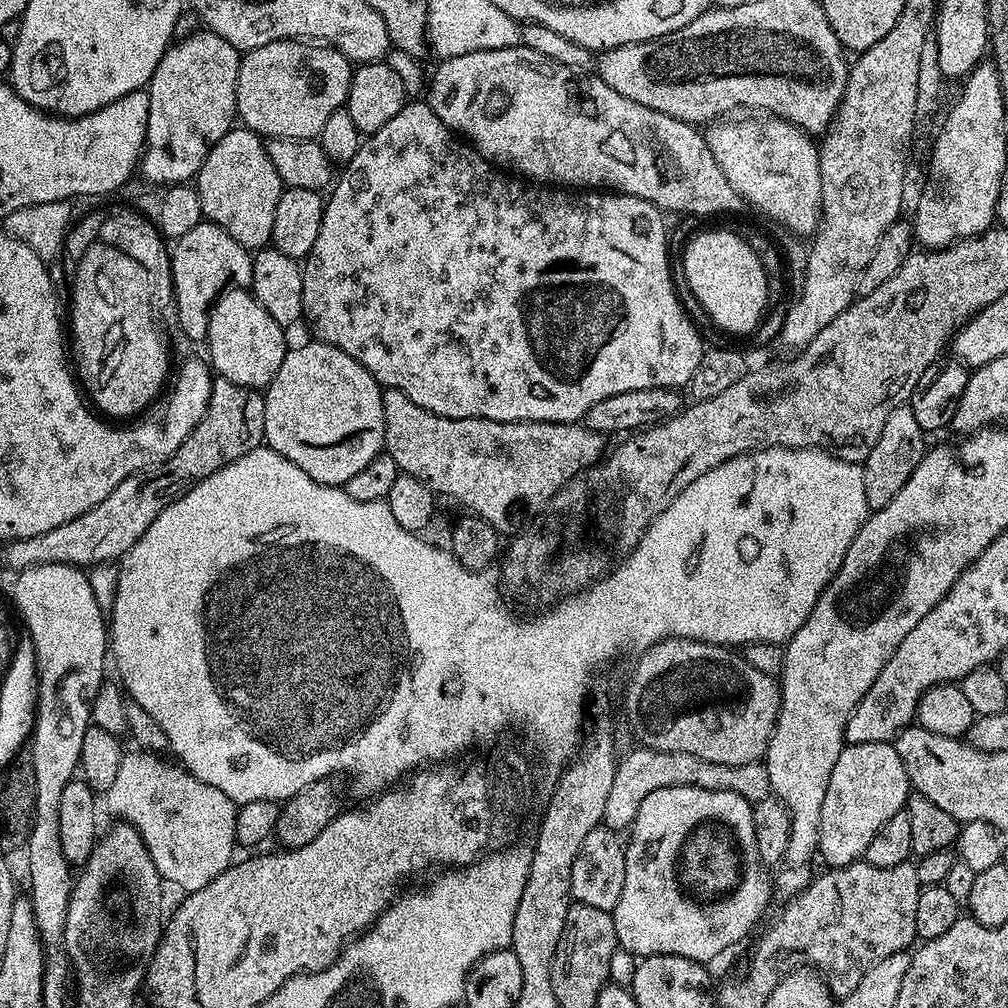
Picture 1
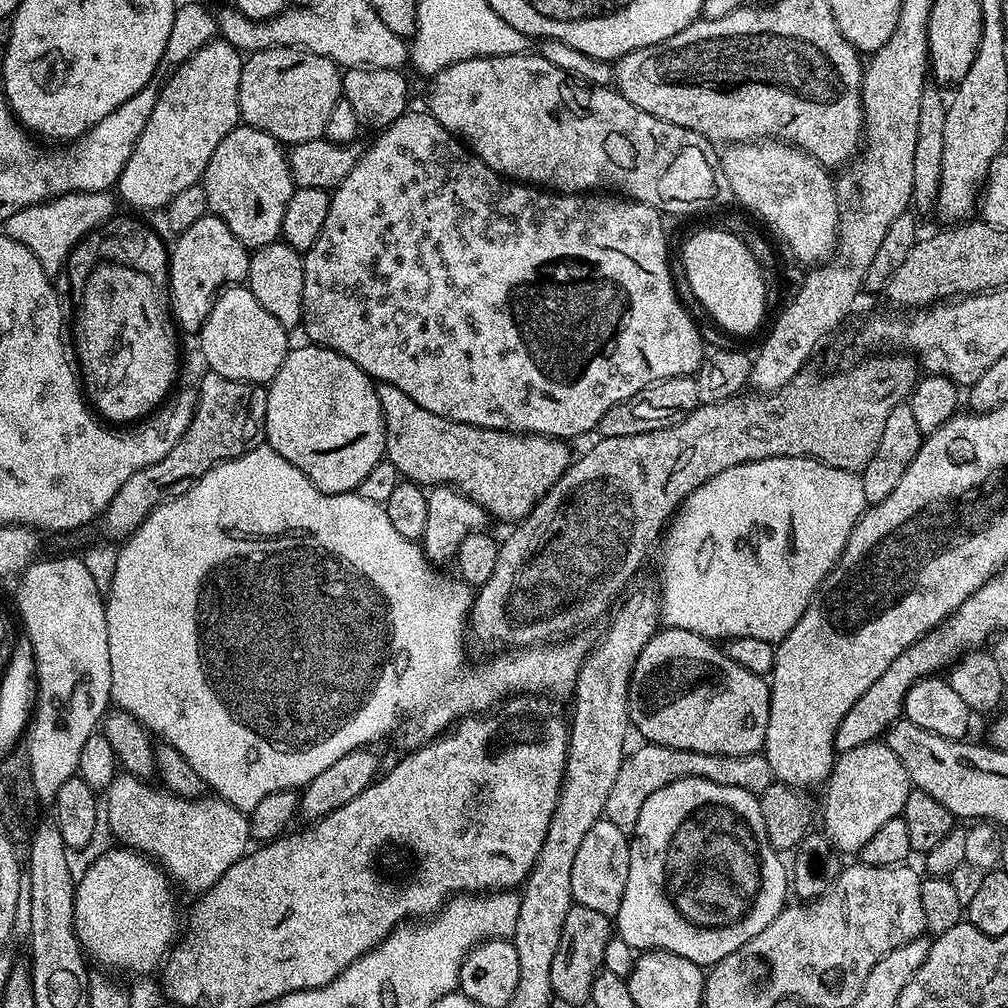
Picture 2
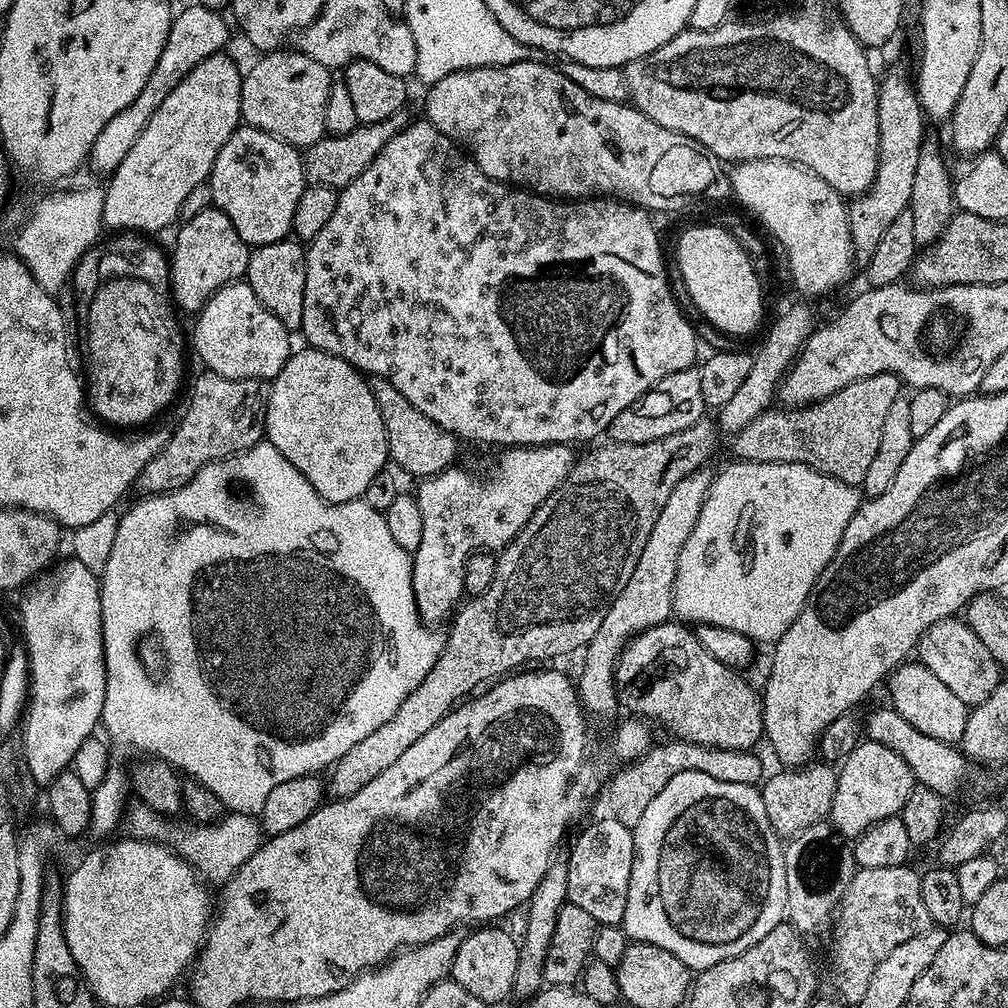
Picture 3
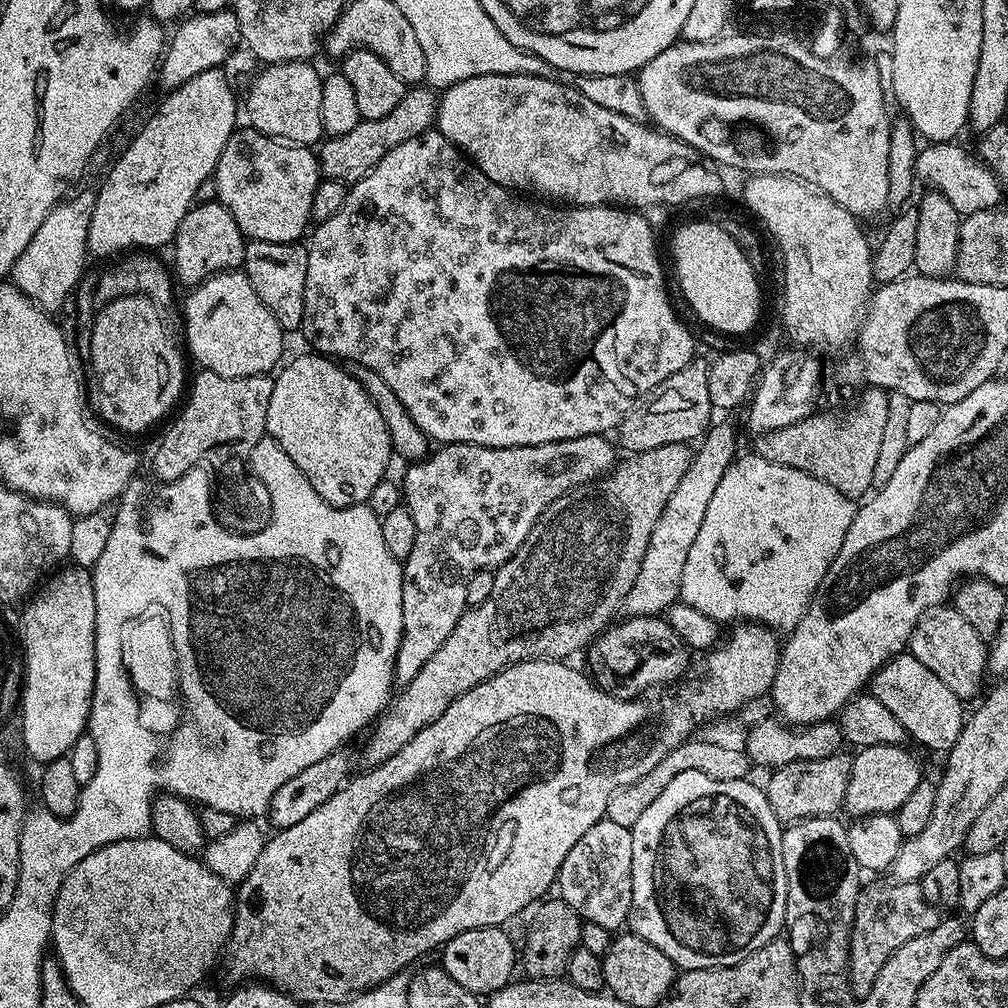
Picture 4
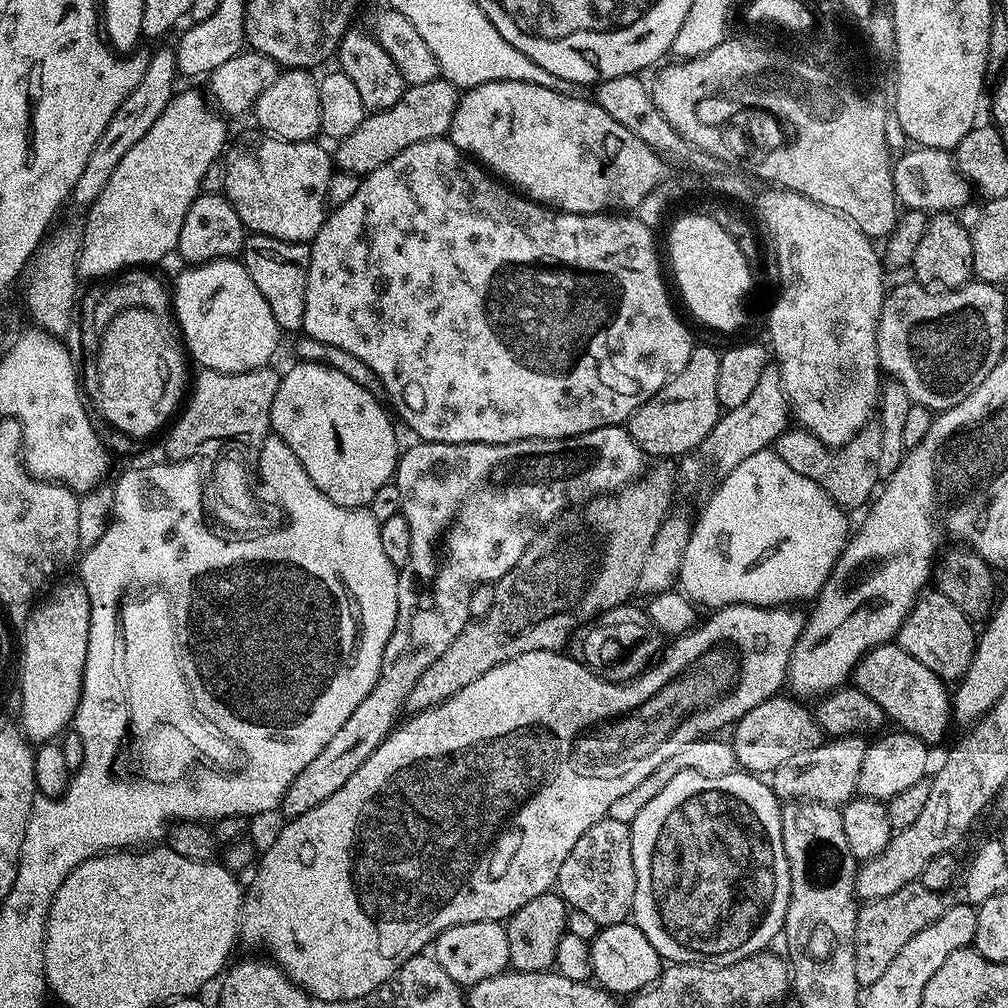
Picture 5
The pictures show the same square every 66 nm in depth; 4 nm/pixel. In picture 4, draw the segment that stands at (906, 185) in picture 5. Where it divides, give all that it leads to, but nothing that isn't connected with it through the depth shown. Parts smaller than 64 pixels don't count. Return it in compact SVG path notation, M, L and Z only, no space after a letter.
M933 141L916 155L916 176L927 187L941 192L961 217L978 213L986 208L999 207L1003 201L1003 185L996 175L983 164L973 153L972 155L957 141Z

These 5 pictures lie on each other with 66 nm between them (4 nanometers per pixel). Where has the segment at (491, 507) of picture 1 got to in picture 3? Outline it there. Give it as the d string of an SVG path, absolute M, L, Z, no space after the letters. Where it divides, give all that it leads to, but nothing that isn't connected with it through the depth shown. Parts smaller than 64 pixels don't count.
M368 376L368 385L374 394L374 402L378 402L378 410L382 414L382 426L386 426L386 438L388 439L388 455L391 463L397 464L404 472L409 472L415 478L433 476L438 474L443 468L451 468L457 463L456 444L457 437L451 432L442 430L426 414L414 410L390 382L381 376Z

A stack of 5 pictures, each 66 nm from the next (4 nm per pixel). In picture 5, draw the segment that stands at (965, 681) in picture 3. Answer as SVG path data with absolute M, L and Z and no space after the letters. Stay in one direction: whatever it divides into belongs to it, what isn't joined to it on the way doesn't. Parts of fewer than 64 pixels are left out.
M928 590L908 611L908 617L902 622L895 643L906 650L906 654L918 658L922 666L930 666L930 670L934 670L934 674L938 674L941 680L956 682L966 674L972 664L972 656L976 653L978 632L972 627L973 621L962 610L958 610L958 606L954 606L946 594Z

